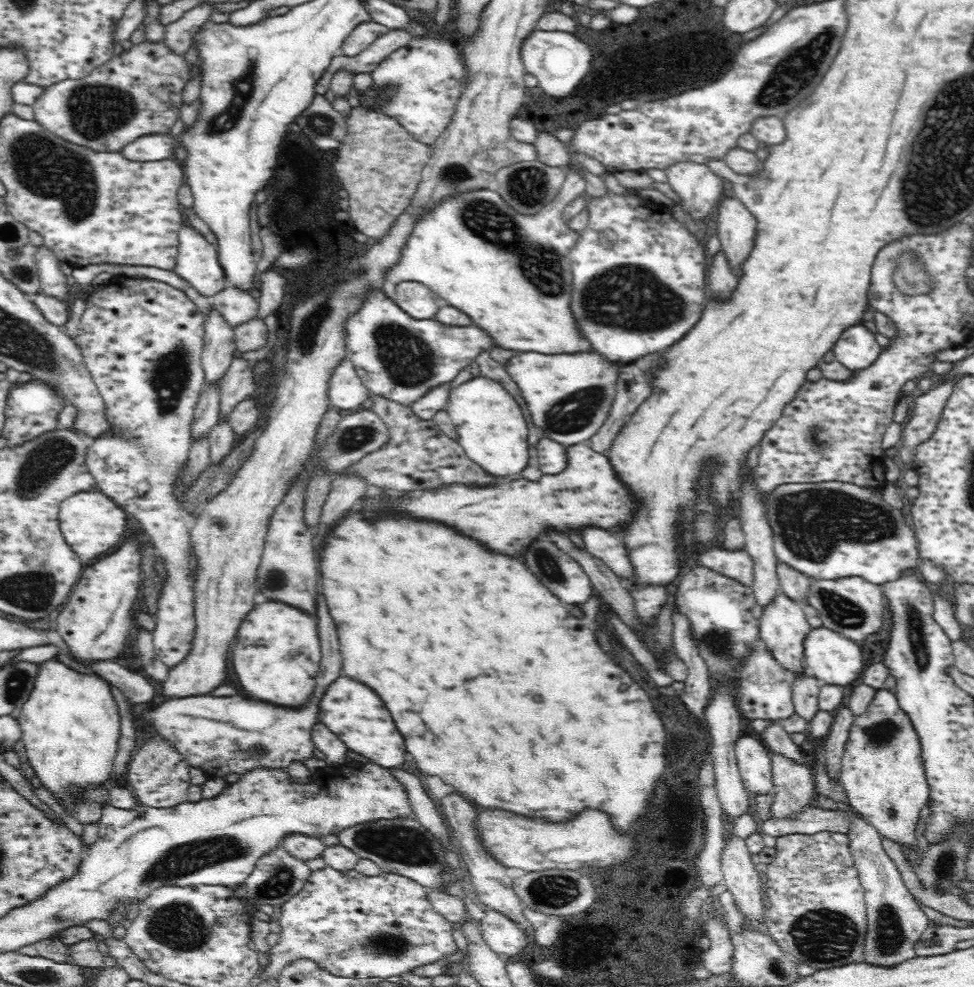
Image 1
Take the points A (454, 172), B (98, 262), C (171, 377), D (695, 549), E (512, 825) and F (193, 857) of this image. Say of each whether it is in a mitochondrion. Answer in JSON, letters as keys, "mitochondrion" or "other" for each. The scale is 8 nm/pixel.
{"A":"mitochondrion","B":"other","C":"mitochondrion","D":"other","E":"other","F":"mitochondrion"}

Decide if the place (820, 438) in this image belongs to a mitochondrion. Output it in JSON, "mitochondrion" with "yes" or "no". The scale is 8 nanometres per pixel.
{"mitochondrion":"yes"}

